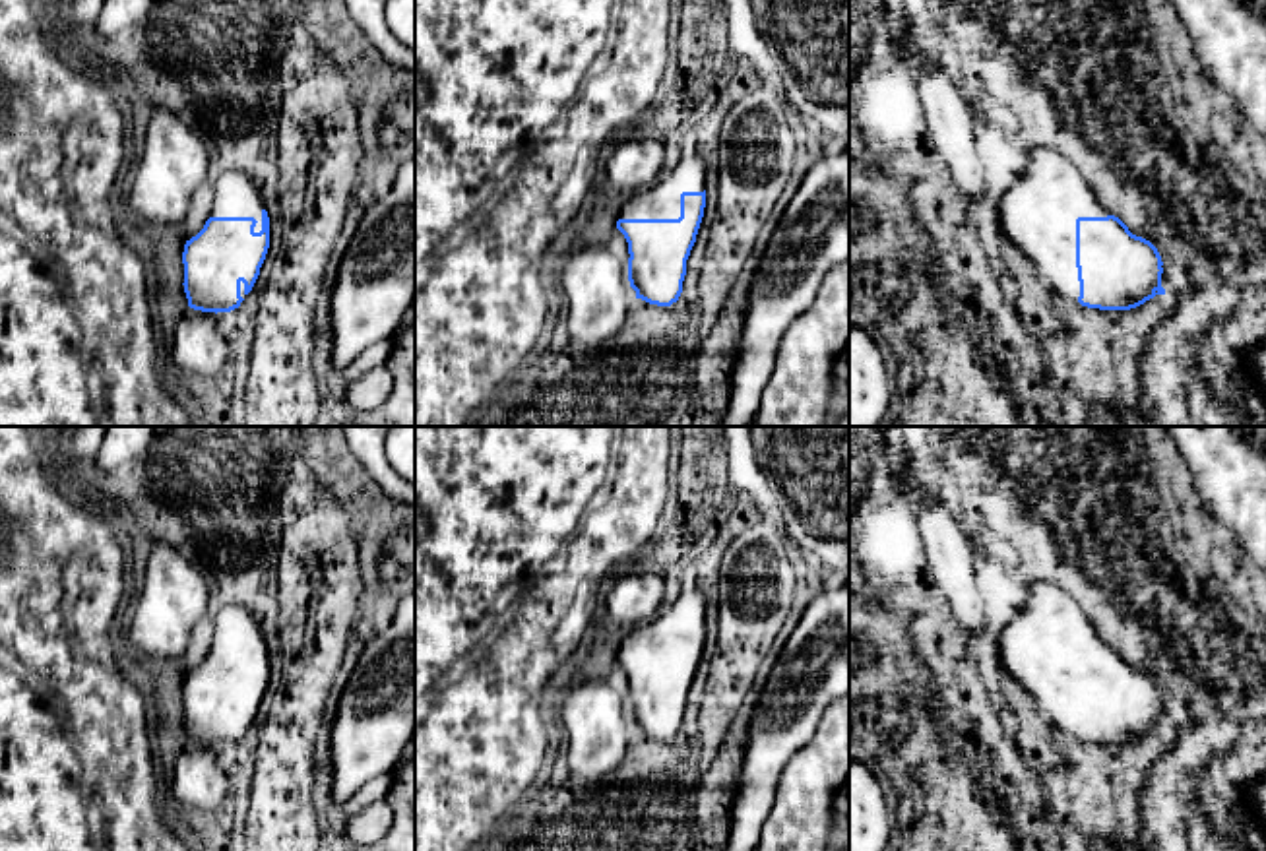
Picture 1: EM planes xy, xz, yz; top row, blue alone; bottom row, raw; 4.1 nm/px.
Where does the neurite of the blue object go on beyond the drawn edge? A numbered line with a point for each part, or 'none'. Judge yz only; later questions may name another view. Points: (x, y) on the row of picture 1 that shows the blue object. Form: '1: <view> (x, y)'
1: yz (1038, 214)

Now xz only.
1: xz (662, 200)

